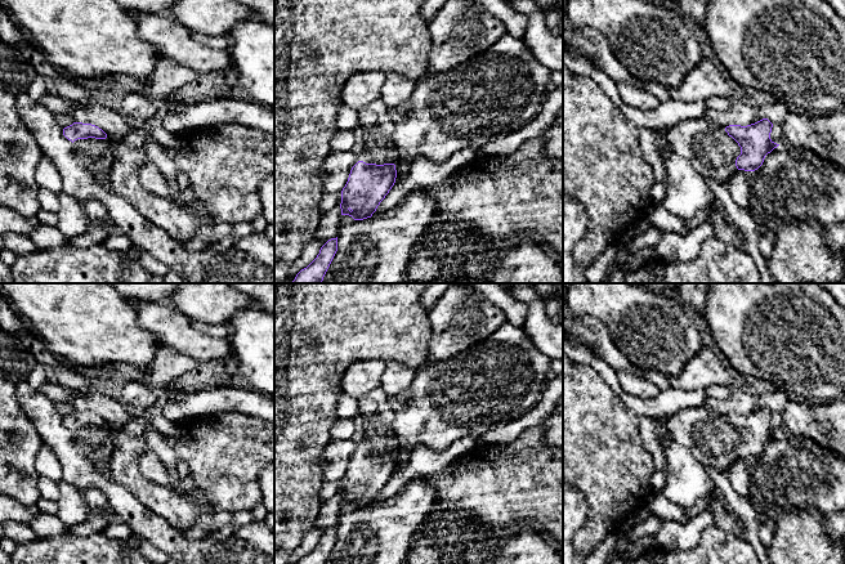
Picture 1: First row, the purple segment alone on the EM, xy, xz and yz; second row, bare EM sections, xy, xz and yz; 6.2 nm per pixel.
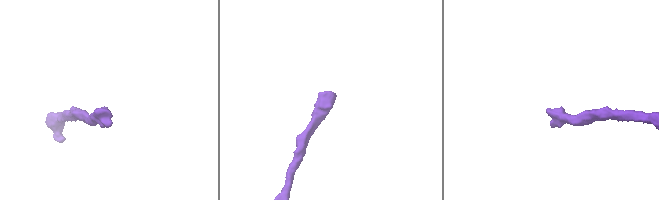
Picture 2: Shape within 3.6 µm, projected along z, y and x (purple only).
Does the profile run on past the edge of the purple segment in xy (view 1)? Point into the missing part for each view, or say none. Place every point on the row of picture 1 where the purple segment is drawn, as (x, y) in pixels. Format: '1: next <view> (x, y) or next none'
1: next xy (97, 155)

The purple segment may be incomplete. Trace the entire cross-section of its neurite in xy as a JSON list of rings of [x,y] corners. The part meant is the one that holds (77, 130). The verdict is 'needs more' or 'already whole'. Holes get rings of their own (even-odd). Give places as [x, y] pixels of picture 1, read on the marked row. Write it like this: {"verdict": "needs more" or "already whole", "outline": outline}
{"verdict": "needs more", "outline": [[[73,122],[63,129],[63,135],[73,143],[73,151],[82,165],[106,180],[113,162],[113,146],[107,134],[95,125]]]}

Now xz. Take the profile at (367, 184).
{"verdict": "needs more", "outline": [[[376,98],[356,112],[358,124],[353,130],[354,146],[352,152],[359,160],[350,170],[348,182],[341,191],[341,215],[349,215],[354,220],[371,218],[380,202],[395,183],[395,165],[401,161],[393,140],[394,121],[389,116],[389,108]]]}

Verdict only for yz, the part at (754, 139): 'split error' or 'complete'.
split error

